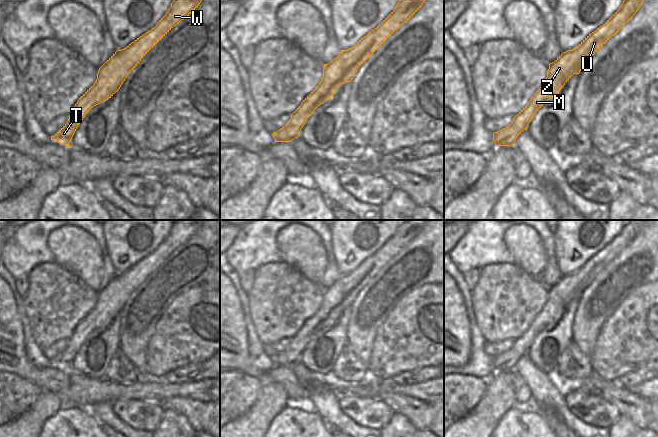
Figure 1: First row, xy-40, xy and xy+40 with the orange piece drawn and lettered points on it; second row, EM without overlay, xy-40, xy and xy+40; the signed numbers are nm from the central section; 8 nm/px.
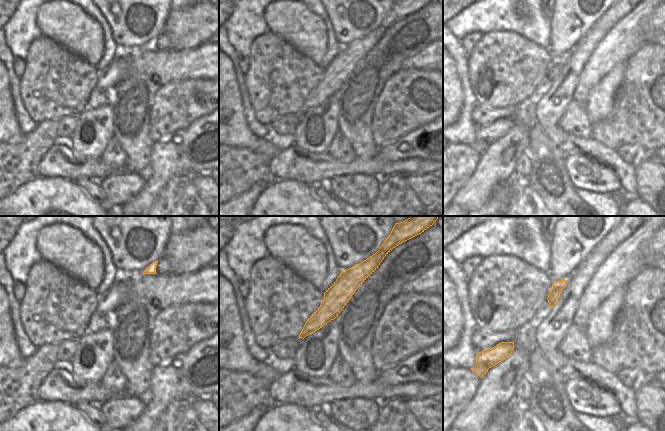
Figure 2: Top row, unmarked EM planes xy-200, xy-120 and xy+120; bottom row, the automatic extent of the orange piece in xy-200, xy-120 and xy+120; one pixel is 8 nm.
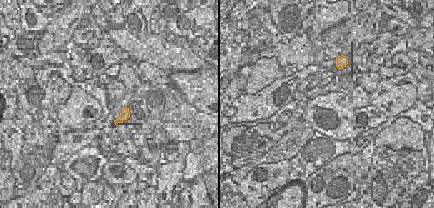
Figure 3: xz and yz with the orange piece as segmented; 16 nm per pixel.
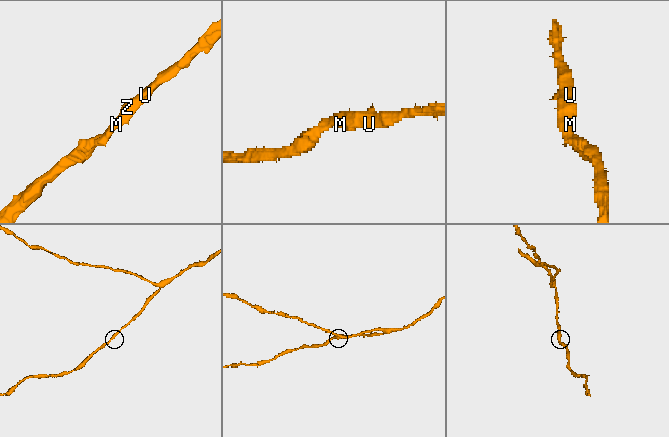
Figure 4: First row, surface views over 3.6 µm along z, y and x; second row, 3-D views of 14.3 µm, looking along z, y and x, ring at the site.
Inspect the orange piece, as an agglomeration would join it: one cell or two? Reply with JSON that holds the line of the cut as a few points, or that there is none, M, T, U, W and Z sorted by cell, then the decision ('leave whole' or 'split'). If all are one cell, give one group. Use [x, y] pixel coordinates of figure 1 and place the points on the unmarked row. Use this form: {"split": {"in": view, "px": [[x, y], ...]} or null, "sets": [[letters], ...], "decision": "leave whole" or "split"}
{"split": null, "sets": [["M", "T", "U", "W", "Z"]], "decision": "leave whole"}

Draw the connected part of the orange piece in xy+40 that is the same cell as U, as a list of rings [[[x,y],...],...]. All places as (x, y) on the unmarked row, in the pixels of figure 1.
[[[627,220],[621,231],[599,252],[589,258],[576,272],[563,276],[549,288],[547,301],[529,327],[504,353],[493,357],[495,370],[513,370],[535,337],[553,322],[574,299],[591,284],[593,279],[629,246],[641,231],[645,220]]]

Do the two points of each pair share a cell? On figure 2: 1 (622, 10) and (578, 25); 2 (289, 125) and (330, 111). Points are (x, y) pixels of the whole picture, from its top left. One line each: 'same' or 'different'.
1: different
2: different

